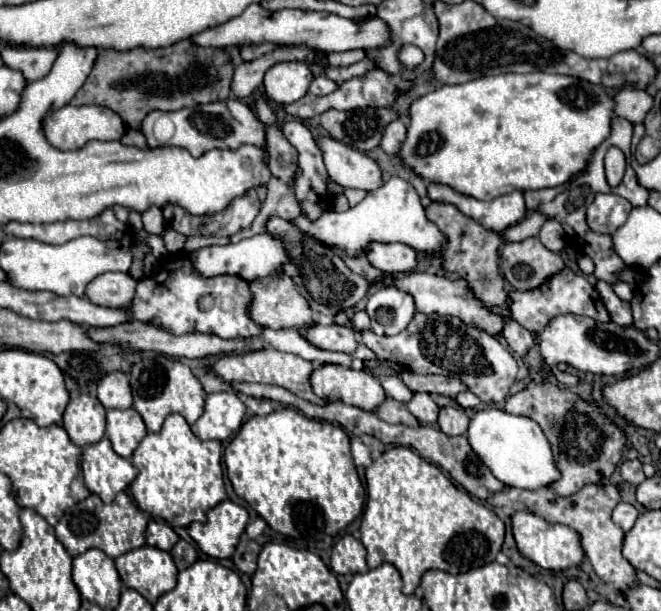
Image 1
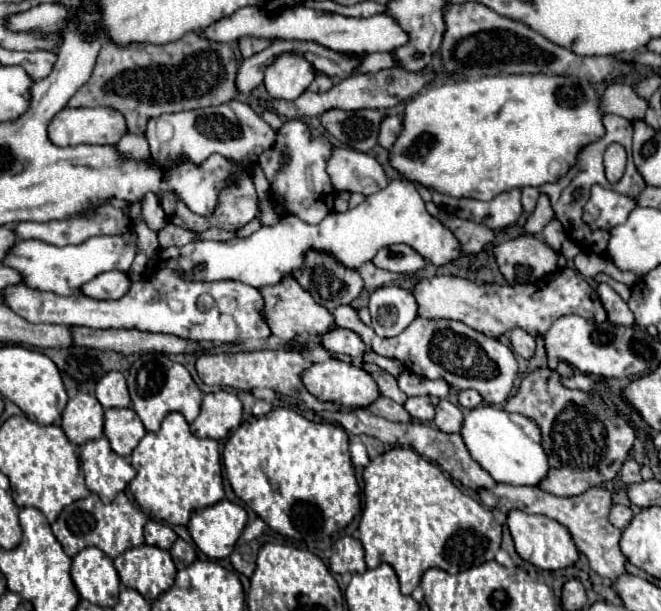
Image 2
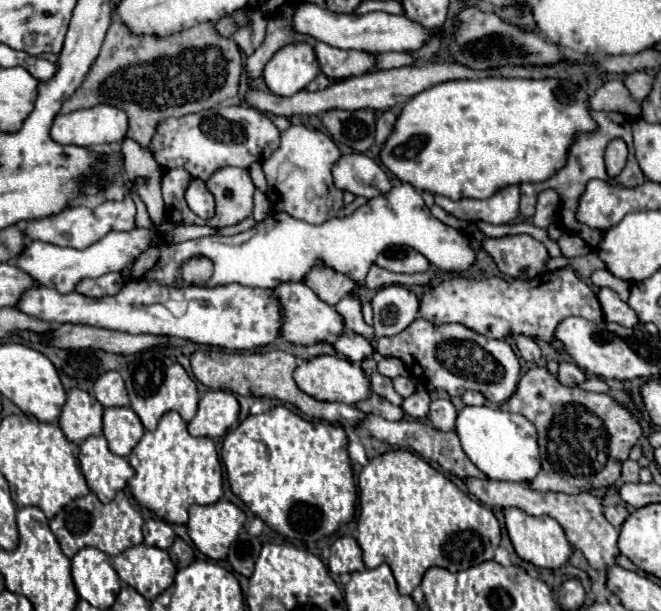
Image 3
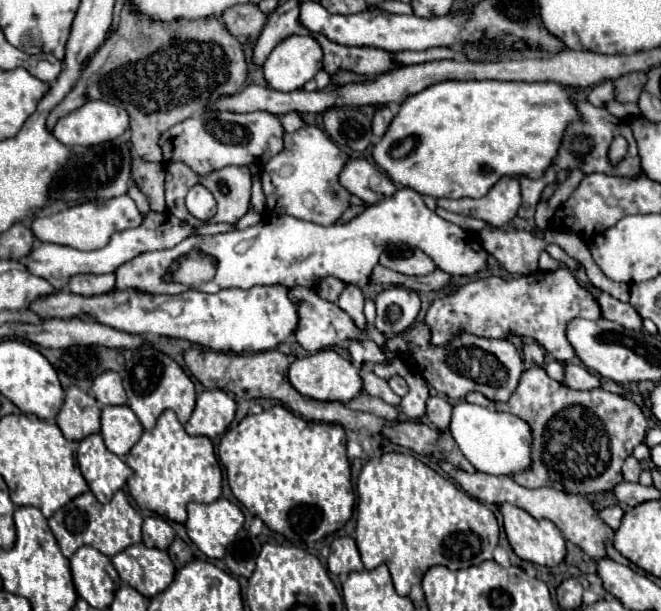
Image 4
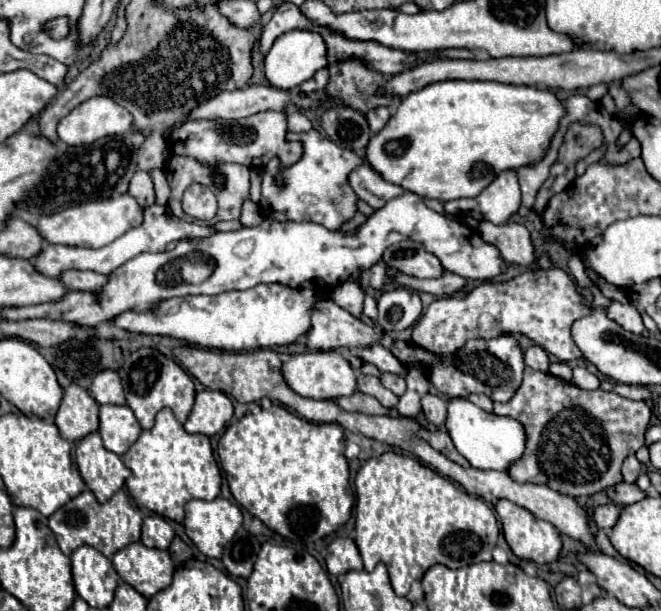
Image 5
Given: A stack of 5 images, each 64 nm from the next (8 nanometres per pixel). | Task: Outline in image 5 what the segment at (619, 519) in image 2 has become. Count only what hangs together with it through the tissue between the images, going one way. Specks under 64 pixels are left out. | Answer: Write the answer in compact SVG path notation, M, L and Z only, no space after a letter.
M606 504L606 506L596 506L592 512L592 520L598 528L610 532L614 528L614 524L618 522L620 516L620 506L616 504Z

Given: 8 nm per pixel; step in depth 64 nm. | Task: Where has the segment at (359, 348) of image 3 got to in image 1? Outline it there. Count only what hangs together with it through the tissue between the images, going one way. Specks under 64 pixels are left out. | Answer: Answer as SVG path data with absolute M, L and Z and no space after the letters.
M314 324L306 330L306 340L312 342L316 348L344 354L354 354L354 350L358 348L356 332L348 326L338 324Z

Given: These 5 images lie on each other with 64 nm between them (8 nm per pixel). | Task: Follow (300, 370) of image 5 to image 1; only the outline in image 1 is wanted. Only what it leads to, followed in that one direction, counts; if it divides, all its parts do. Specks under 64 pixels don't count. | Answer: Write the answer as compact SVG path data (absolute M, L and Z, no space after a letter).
M322 364L310 374L310 386L316 396L328 402L342 400L344 404L374 412L386 394L378 378L364 370L354 370L340 364Z

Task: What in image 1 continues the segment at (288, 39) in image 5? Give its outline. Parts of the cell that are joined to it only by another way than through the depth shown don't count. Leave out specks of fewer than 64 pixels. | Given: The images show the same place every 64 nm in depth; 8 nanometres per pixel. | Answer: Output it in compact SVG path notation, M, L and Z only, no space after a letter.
M278 62L264 76L266 96L278 104L300 100L312 82L312 70L304 62Z

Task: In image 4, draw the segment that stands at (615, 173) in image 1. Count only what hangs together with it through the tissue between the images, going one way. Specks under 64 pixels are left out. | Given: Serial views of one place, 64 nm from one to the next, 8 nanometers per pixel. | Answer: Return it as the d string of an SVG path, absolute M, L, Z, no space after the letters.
M616 136L614 142L612 142L612 146L610 146L610 160L612 160L612 164L616 164L620 158L624 158L626 148L628 148L626 138L624 136Z

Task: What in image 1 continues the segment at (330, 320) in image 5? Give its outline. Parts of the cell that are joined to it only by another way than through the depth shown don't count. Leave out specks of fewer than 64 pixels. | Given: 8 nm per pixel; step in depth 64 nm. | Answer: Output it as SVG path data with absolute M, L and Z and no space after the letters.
M276 274L266 280L256 280L250 282L250 290L254 294L252 304L250 304L250 316L254 322L272 328L272 330L284 330L284 328L296 328L296 330L306 330L314 326L314 310L308 306L308 300L296 290L296 284L292 278L286 274Z

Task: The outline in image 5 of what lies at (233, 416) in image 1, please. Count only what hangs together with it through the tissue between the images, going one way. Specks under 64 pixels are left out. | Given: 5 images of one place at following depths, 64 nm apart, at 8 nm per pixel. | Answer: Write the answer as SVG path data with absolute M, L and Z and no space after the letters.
M202 390L196 394L196 402L184 422L184 428L190 434L214 436L230 422L232 414L232 402L224 392Z

